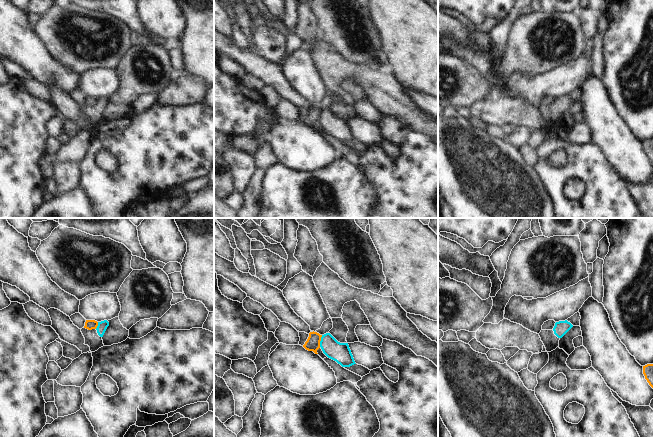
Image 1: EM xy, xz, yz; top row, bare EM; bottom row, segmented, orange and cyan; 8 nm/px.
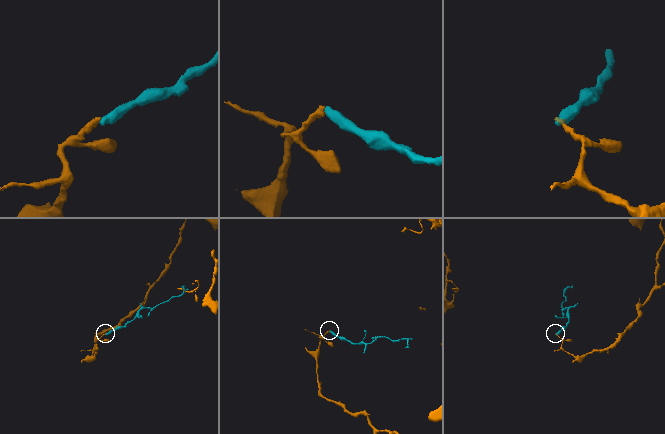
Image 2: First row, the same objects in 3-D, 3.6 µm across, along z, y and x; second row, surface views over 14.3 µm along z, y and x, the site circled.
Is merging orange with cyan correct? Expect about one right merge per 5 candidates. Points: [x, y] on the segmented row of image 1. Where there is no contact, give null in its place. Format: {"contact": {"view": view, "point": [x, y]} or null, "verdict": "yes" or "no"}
{"contact": {"view": "xz", "point": [319, 341]}, "verdict": "no"}

